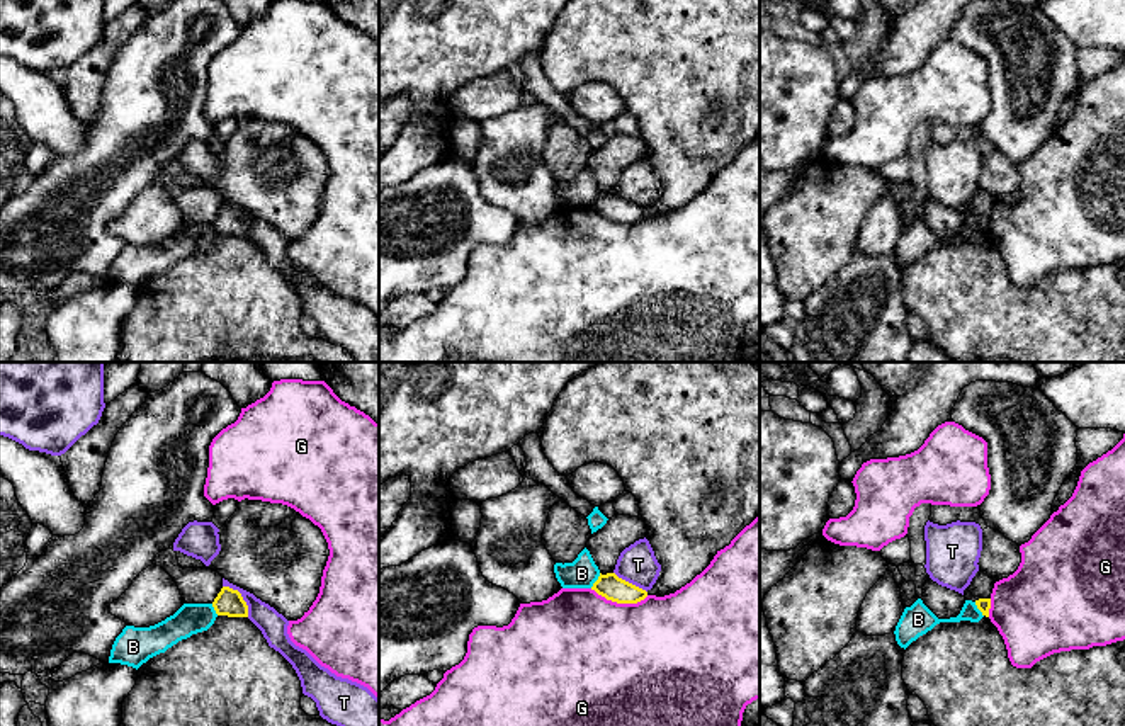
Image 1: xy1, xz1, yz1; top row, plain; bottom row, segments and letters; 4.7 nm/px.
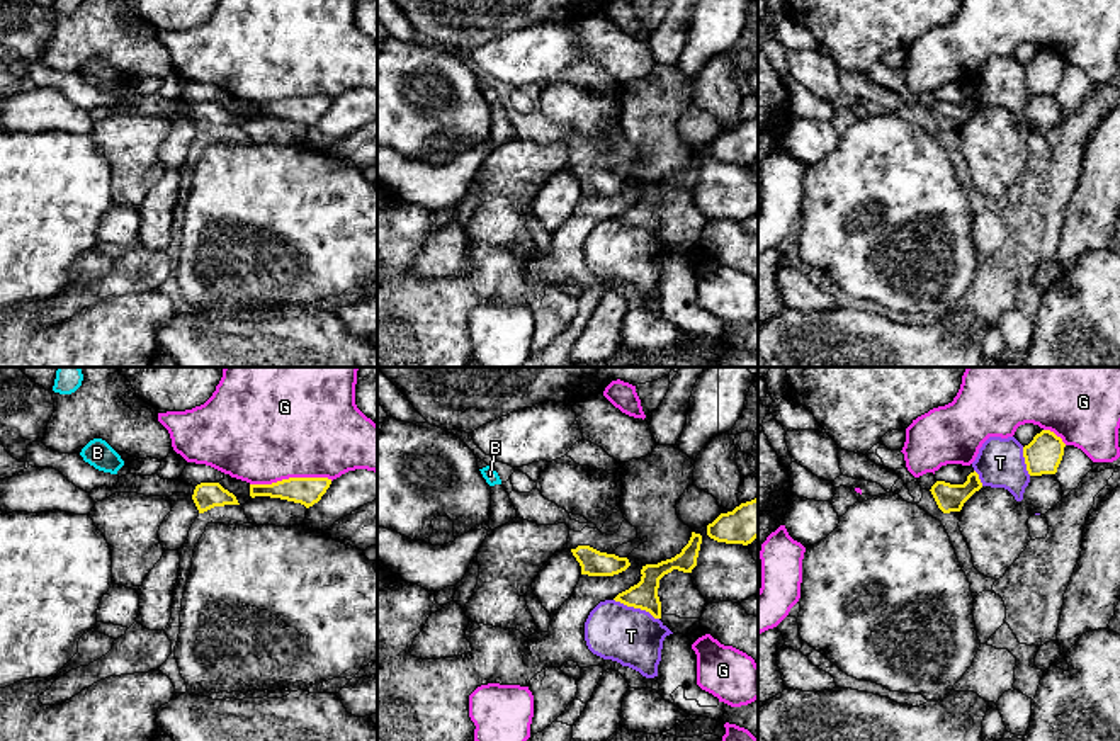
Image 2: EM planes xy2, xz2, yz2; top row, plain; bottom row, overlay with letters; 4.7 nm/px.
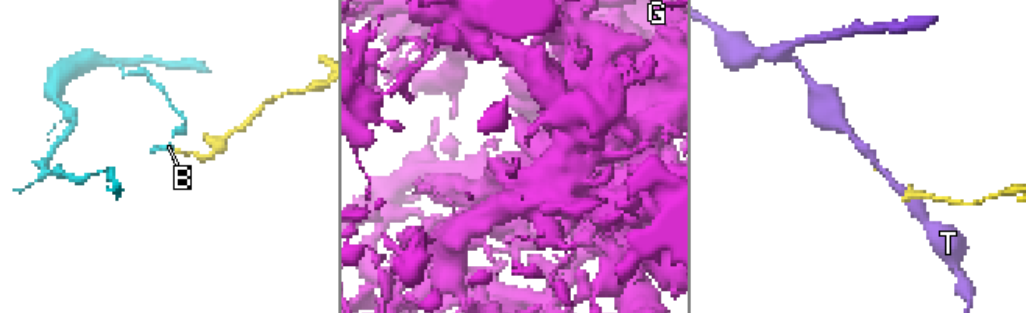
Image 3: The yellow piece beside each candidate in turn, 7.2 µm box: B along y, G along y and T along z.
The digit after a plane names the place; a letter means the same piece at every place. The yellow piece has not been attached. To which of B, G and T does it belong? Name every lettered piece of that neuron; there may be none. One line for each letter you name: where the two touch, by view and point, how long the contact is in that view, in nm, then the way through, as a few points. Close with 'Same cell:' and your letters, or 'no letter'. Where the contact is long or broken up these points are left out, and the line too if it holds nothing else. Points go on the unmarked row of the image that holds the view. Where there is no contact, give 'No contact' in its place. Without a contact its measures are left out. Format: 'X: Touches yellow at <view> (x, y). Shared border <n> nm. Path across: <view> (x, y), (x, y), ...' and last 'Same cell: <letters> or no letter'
Same cell: no letter

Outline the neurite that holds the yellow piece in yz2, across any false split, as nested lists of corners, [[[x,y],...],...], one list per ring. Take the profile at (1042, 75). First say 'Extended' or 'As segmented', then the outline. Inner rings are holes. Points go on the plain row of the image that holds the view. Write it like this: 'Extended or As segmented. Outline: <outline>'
As segmented. Outline: [[[1042,49],[1023,66],[1023,76],[1030,95],[1055,93],[1062,80],[1066,63],[1050,49]]]

